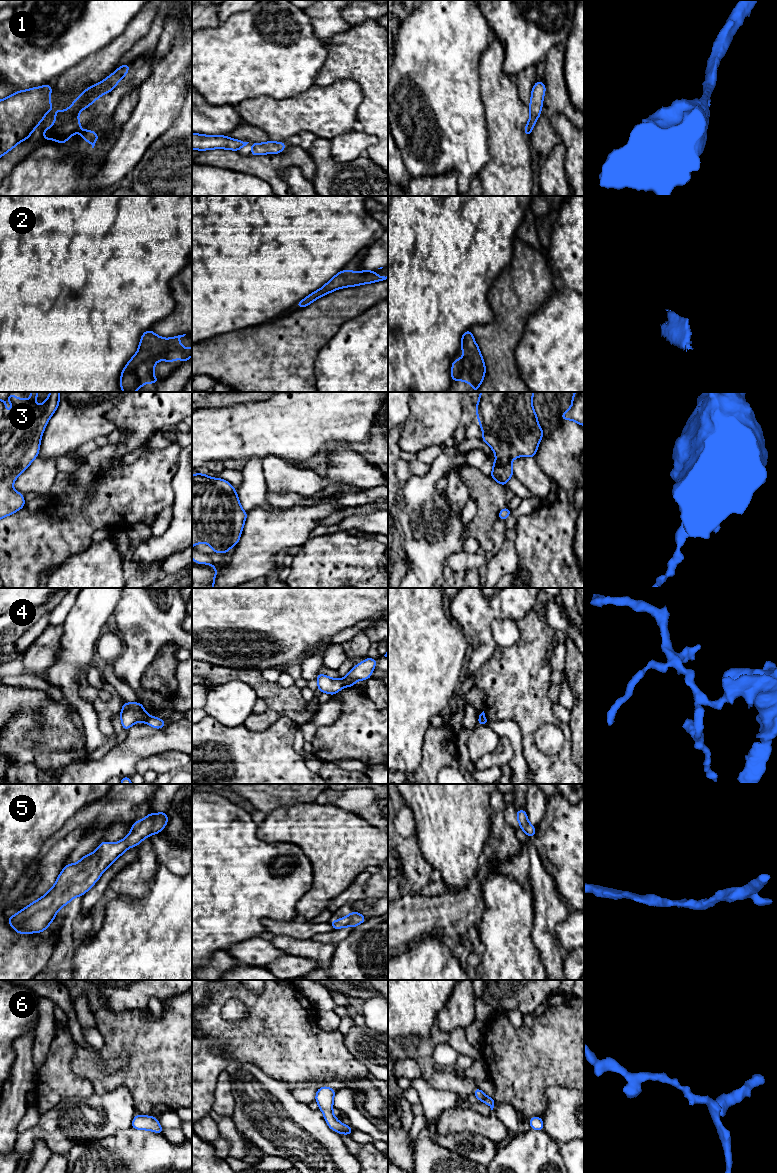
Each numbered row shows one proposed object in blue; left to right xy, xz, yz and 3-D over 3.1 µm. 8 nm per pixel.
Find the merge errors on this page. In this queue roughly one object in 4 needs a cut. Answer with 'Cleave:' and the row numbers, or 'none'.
Cleave: 4

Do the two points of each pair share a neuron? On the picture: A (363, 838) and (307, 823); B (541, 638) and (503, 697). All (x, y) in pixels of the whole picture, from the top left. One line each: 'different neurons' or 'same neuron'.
A: same neuron
B: same neuron

